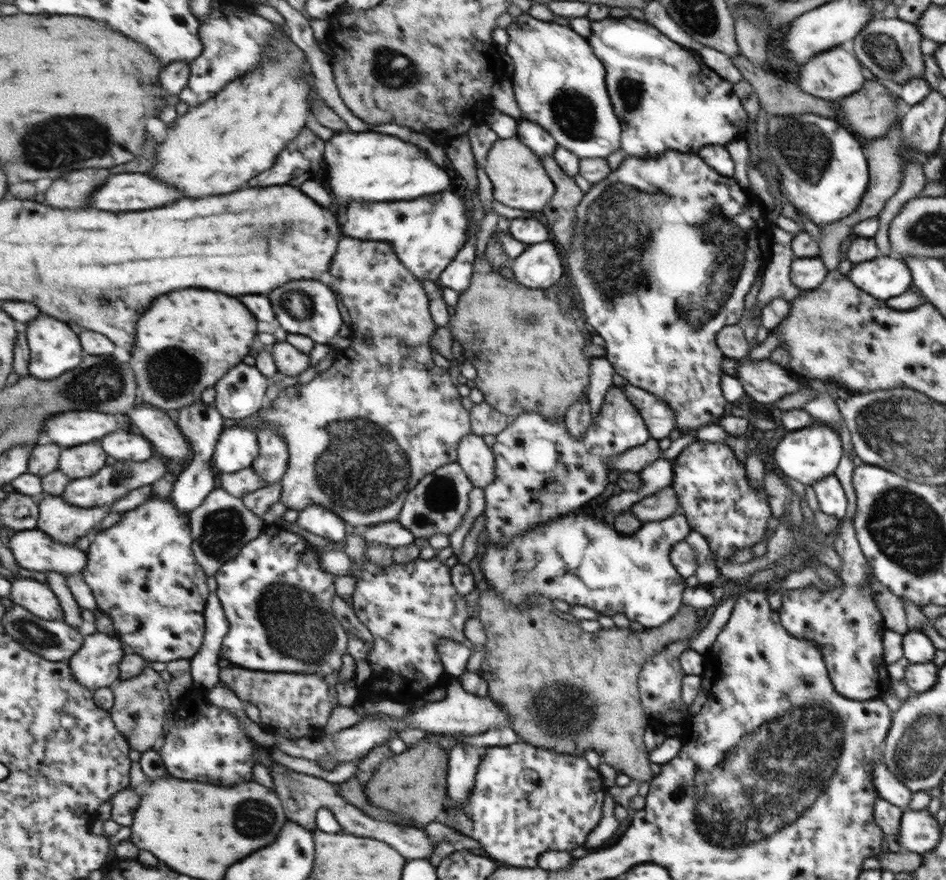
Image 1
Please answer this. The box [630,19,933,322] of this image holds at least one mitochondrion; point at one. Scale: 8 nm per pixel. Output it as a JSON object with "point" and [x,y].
{"point":[804,149]}

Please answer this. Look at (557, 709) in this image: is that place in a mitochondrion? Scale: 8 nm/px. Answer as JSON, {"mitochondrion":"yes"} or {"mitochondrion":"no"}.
{"mitochondrion":"yes"}

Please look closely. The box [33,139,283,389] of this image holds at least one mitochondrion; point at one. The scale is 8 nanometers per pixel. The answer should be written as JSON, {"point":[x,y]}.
{"point":[104,300]}

